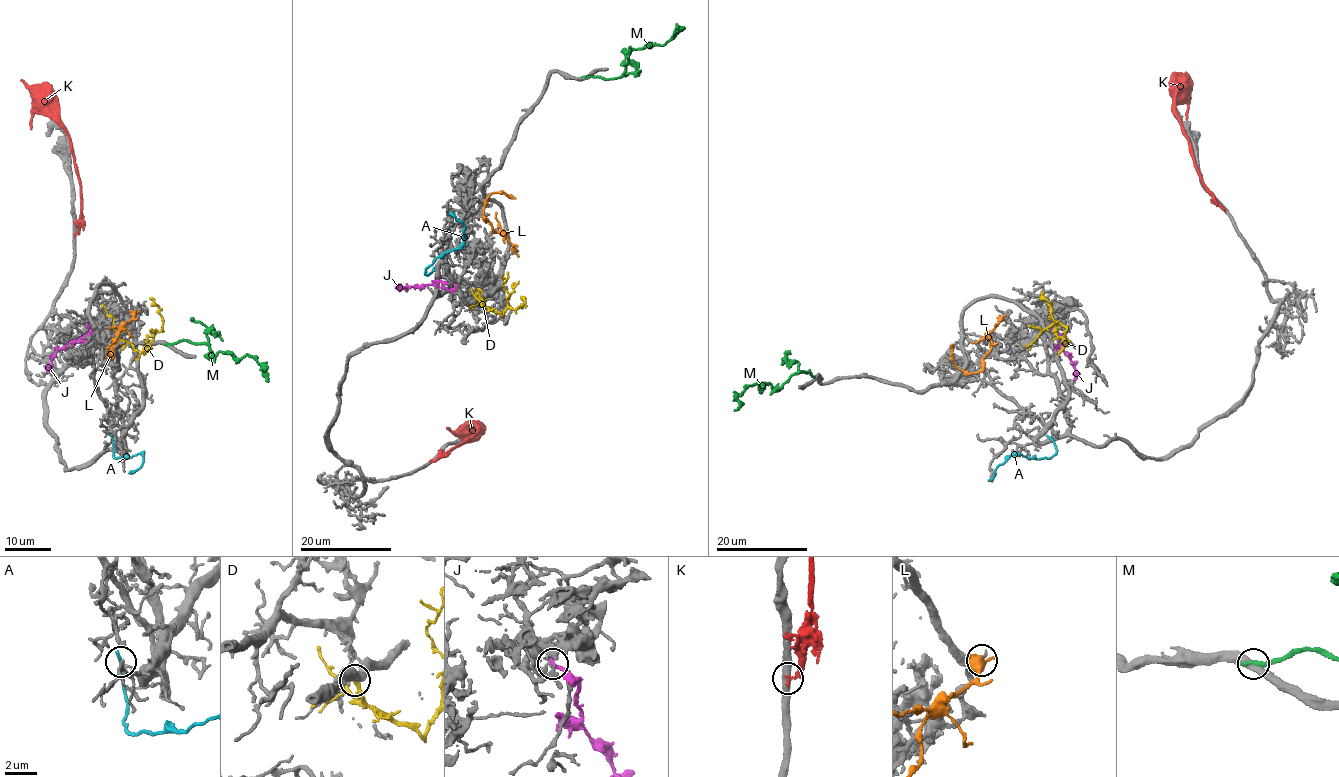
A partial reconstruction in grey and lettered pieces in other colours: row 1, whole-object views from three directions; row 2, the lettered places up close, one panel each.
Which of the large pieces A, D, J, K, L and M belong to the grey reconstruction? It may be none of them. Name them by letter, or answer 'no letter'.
no letter

